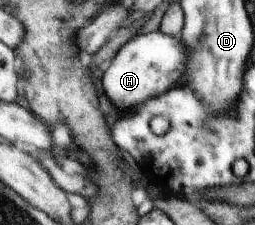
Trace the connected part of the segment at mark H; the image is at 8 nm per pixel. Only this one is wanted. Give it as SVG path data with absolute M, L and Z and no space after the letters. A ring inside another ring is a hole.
M154 31L132 37L123 45L103 74L102 86L118 110L132 109L161 97L181 82L184 70L183 43L173 36Z

